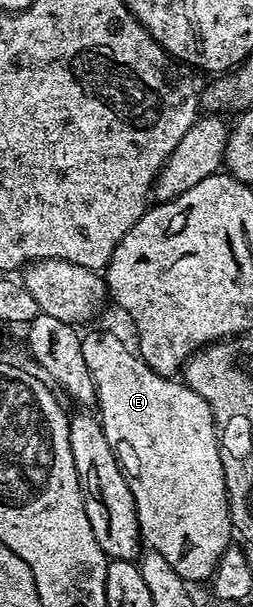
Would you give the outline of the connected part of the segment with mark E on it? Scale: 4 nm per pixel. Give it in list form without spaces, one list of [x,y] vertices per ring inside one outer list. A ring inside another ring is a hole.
[[[109,330],[86,333],[81,339],[81,347],[83,360],[87,360],[87,368],[91,368],[95,380],[95,406],[101,409],[99,421],[107,436],[107,444],[111,444],[129,481],[144,545],[159,552],[186,583],[211,579],[220,558],[231,545],[229,537],[234,537],[235,531],[229,515],[229,493],[223,476],[219,431],[213,423],[209,401],[190,390],[184,381],[157,374],[132,349],[129,351],[125,347],[119,335]]]

